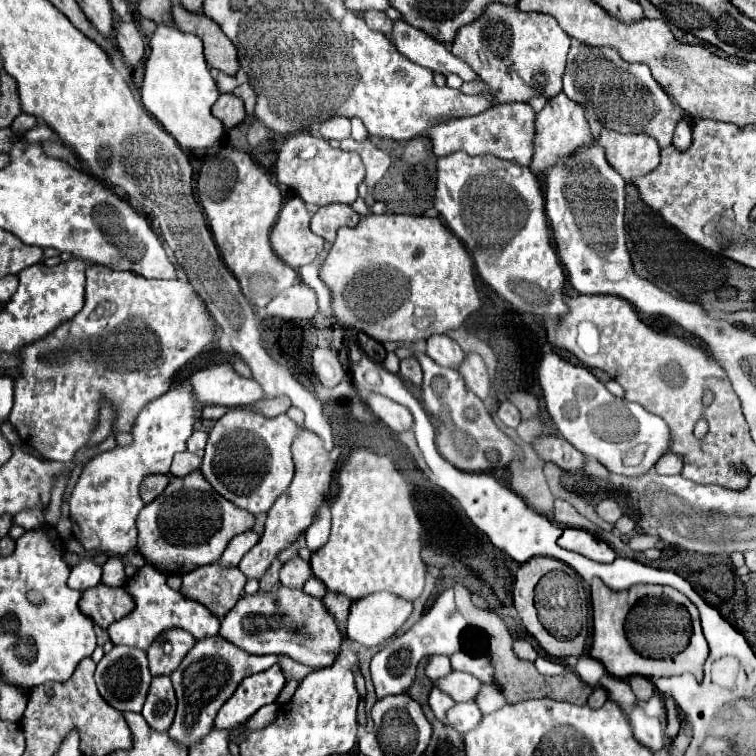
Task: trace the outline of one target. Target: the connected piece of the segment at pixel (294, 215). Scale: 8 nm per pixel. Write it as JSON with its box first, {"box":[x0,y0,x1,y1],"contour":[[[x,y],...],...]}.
{"box":[271,196,325,268],"contour":[[[295,196],[283,204],[277,224],[271,230],[273,252],[291,268],[311,264],[323,250],[325,240],[309,230],[309,220],[311,214],[305,202]]]}

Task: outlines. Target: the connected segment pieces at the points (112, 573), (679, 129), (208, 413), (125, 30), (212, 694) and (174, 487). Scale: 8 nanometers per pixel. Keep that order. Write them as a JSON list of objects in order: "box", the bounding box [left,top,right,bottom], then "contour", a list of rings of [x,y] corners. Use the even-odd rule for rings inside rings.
[{"box":[101,558,127,588],"contour":[[[109,558],[105,562],[105,566],[103,566],[101,584],[107,584],[107,586],[113,586],[113,588],[121,588],[125,582],[127,582],[127,576],[125,576],[125,570],[123,570],[121,560]]]},{"box":[673,120,691,150],"contour":[[[679,120],[675,126],[675,136],[673,136],[673,144],[679,150],[687,150],[691,144],[691,126],[687,120]]]},{"box":[201,406,229,420],"contour":[[[205,406],[201,410],[201,420],[219,420],[229,408],[219,408],[219,406]]]},{"box":[115,22,145,68],"contour":[[[121,22],[115,32],[115,42],[117,42],[117,48],[121,50],[127,66],[135,68],[143,60],[145,40],[135,22]]]},{"box":[167,636,279,750],"contour":[[[219,636],[197,640],[193,650],[189,650],[189,654],[183,658],[177,672],[171,674],[173,688],[177,692],[177,714],[167,732],[169,738],[173,742],[185,746],[187,750],[191,750],[213,730],[217,712],[233,696],[233,692],[241,684],[241,680],[245,676],[263,672],[277,662],[279,662],[279,656],[275,656],[275,654],[273,656],[253,656],[253,654],[247,654],[247,652],[239,650],[237,646],[225,642]]]},{"box":[137,470,255,576],"contour":[[[199,470],[171,478],[169,486],[147,504],[137,516],[139,530],[139,552],[153,562],[153,566],[165,574],[183,576],[203,564],[219,560],[229,540],[245,530],[251,530],[255,518],[233,506],[229,500],[219,496]]]}]

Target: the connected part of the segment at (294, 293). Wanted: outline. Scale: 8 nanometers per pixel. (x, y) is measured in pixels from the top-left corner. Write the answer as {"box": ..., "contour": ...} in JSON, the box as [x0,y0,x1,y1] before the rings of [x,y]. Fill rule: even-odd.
{"box":[267,282,317,320],"contour":[[[295,282],[267,304],[269,316],[283,320],[307,320],[317,314],[317,296],[303,282]]]}

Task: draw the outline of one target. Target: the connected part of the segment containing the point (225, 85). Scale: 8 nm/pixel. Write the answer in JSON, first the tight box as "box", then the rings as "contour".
{"box":[217,72,239,92],"contour":[[[223,72],[217,76],[217,88],[219,88],[219,92],[233,92],[237,86],[239,86],[239,82],[237,82],[235,76],[227,76]]]}

